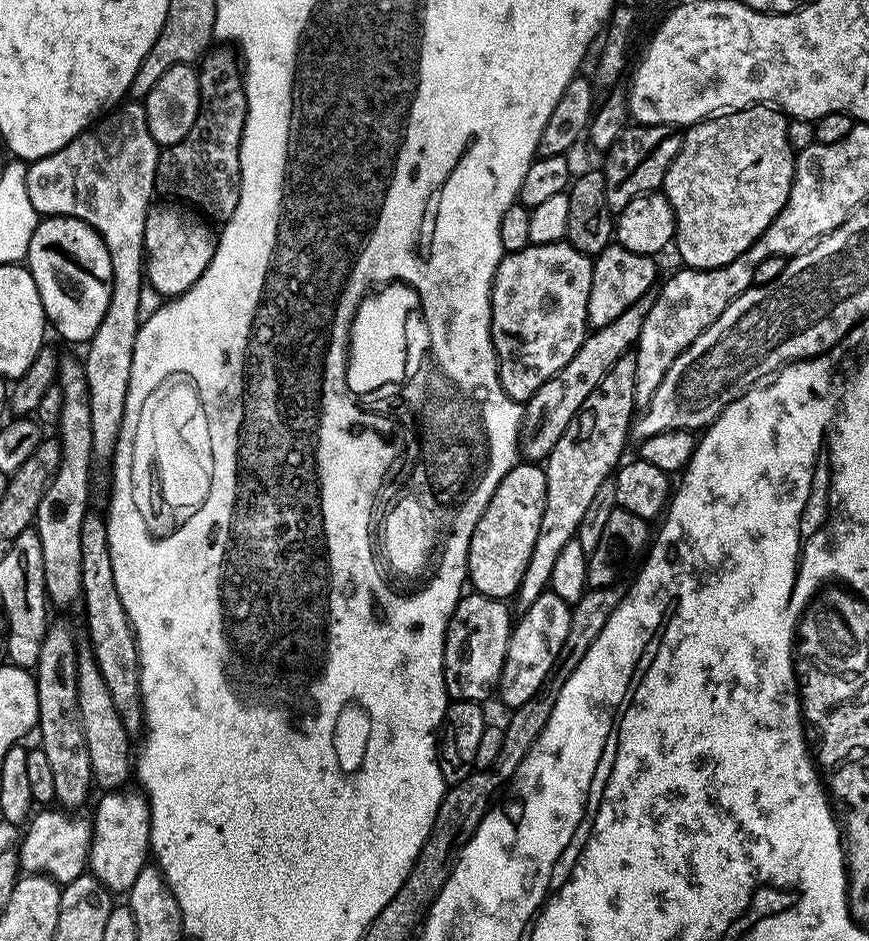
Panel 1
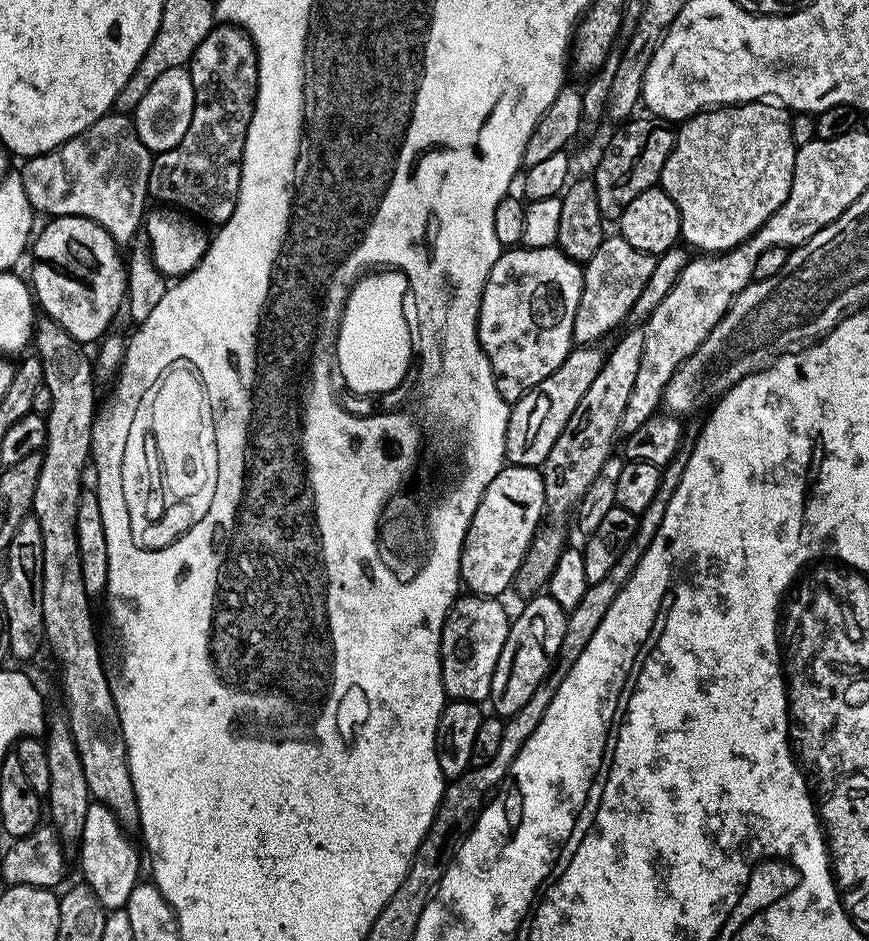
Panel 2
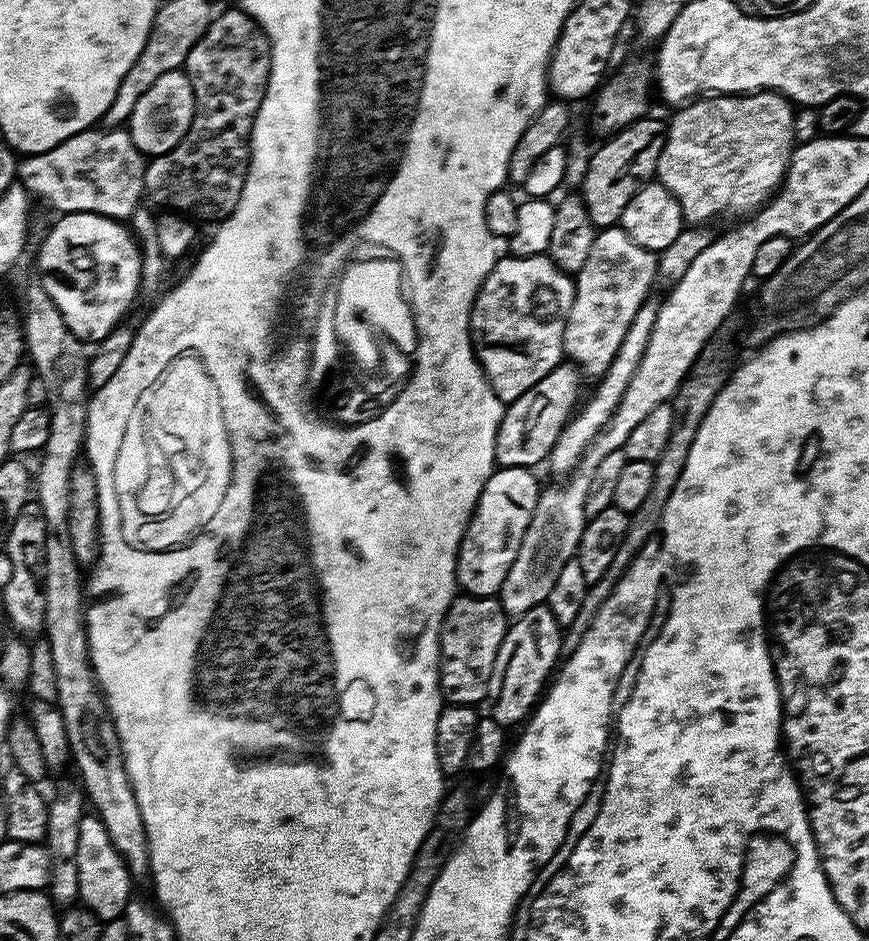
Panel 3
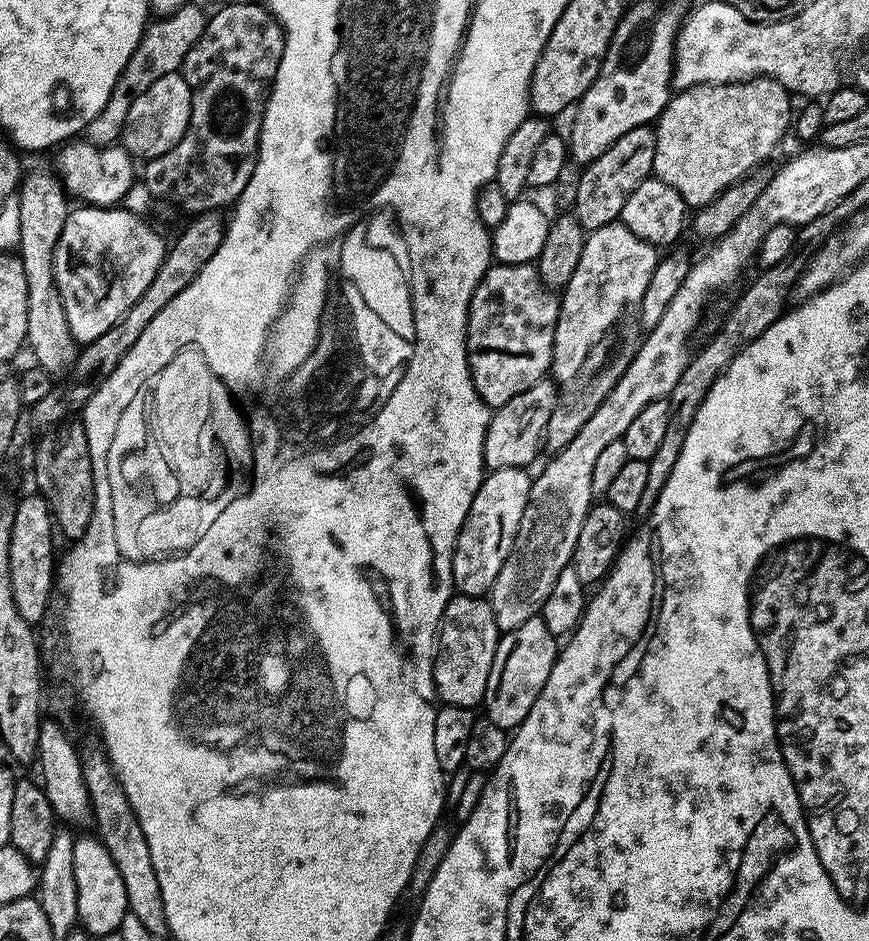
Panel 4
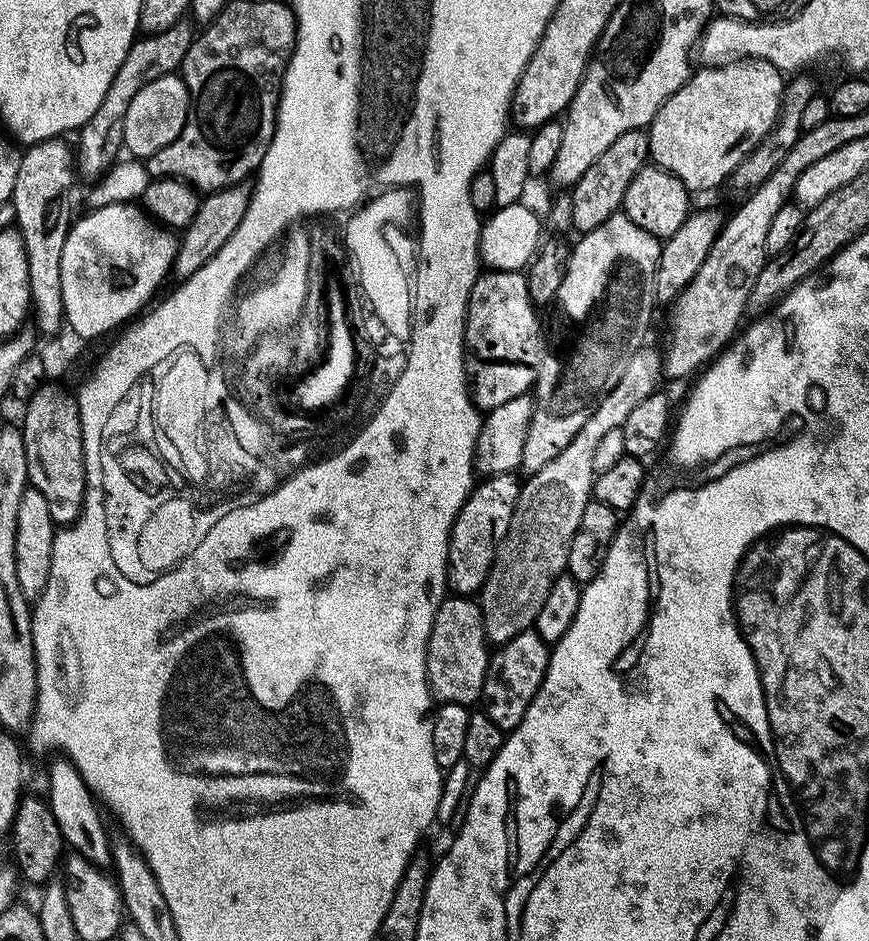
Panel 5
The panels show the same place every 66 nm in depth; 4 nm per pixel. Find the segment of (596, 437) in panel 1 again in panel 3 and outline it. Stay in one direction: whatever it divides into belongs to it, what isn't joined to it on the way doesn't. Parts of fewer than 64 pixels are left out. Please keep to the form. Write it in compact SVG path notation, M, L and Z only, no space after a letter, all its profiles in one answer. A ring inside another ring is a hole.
M655 299L645 300L638 314L634 314L634 322L630 322L630 330L626 330L626 338L622 338L622 346L618 348L618 354L614 354L614 362L610 362L608 369L595 381L596 389L593 390L592 397L579 405L578 411L564 425L562 434L558 434L558 442L554 442L552 453L546 461L547 467L552 467L554 475L564 478L576 471L584 452L608 424L614 410L618 410L618 402L622 402L622 394L626 394L626 386L630 386L630 378L634 376L634 370L638 370L642 354L646 354L646 342L650 342L650 330L654 330L659 309L660 305Z

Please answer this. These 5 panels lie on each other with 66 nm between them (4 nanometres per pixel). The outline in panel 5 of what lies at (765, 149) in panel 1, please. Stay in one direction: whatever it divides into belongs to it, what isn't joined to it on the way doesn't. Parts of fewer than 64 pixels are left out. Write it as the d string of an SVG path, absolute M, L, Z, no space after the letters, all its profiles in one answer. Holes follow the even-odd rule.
M731 60L728 64L704 66L699 70L701 72L693 71L689 75L688 81L657 110L656 117L652 119L651 124L646 129L648 134L648 154L651 163L657 168L665 168L670 174L674 174L674 178L678 178L684 183L689 193L692 194L704 192L707 188L716 188L719 184L721 187L727 181L728 175L742 162L742 158L746 158L746 154L750 154L750 150L754 150L754 146L758 146L766 138L766 134L776 125L776 120L780 117L780 103L782 102L782 94L786 83L785 73L765 60Z

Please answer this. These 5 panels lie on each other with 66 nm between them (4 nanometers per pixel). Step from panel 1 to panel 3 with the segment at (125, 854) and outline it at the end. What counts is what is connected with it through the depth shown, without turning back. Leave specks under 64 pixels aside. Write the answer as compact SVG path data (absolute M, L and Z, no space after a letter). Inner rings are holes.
M86 814L78 826L78 897L79 903L96 915L97 920L119 920L124 915L128 901L133 899L134 877L128 872L123 858L114 850L106 826L95 814Z

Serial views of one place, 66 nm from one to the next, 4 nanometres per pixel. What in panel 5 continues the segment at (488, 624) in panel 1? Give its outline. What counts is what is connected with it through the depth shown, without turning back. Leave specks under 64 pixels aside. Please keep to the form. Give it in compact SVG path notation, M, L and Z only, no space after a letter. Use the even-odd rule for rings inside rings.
M459 594L449 595L440 604L432 623L432 633L428 639L428 691L432 693L433 701L440 704L462 704L472 706L484 695L484 679L488 673L490 659L490 641L484 632L484 610L475 599Z

